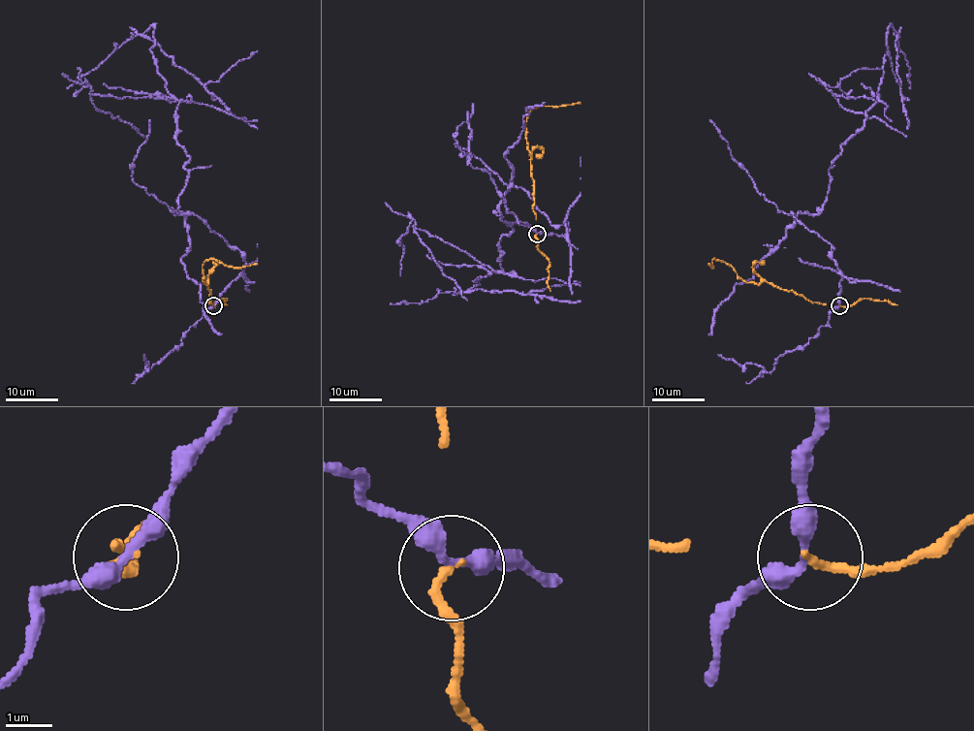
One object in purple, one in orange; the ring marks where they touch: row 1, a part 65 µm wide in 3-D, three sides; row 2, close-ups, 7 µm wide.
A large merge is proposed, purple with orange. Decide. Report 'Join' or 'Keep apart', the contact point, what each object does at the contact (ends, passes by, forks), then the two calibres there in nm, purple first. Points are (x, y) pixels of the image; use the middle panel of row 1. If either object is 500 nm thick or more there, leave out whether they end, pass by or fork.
Keep apart. Place: (537, 234). At the ring purple passes by. At the ring orange ends. Thickness 280 nm (purple) against 190 nm

